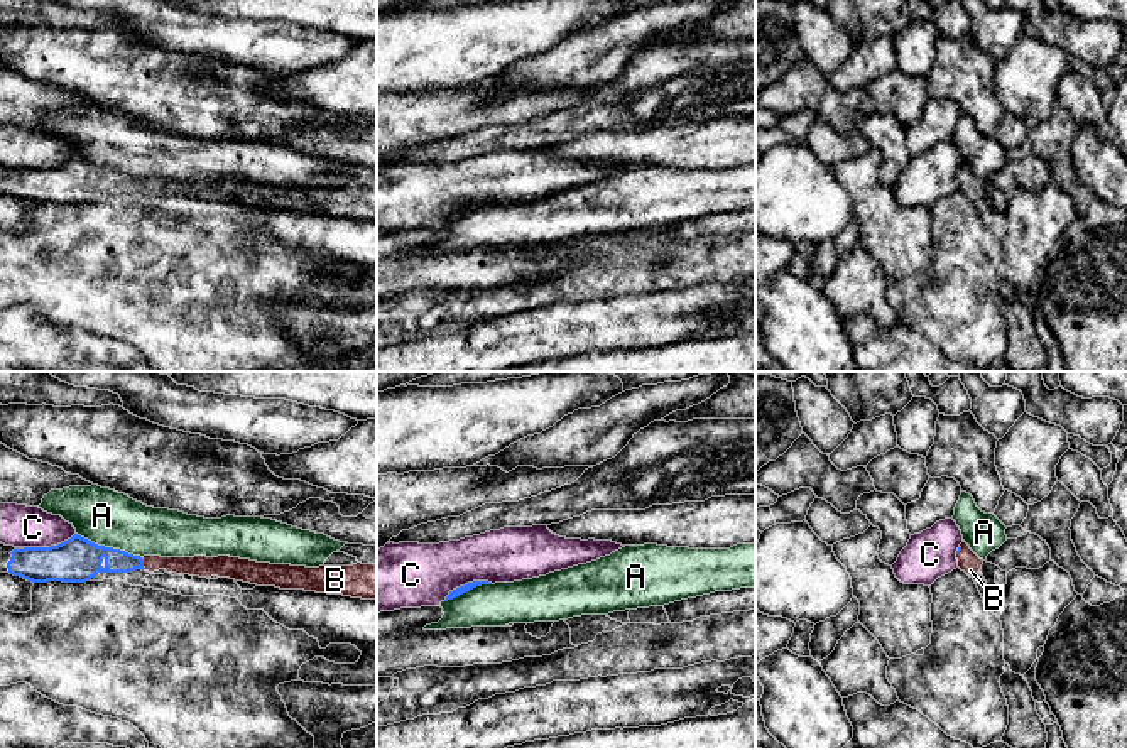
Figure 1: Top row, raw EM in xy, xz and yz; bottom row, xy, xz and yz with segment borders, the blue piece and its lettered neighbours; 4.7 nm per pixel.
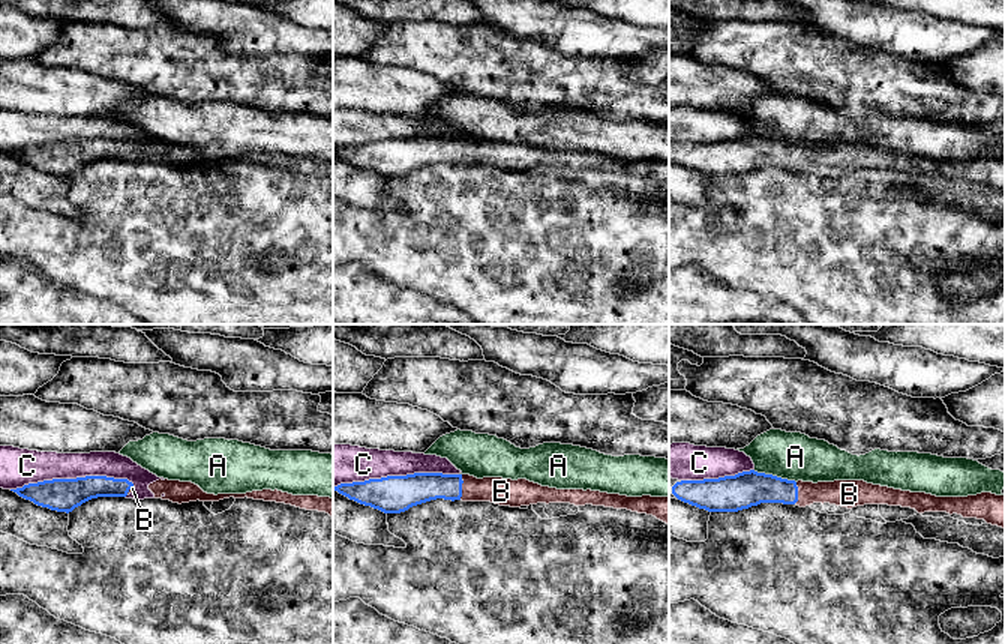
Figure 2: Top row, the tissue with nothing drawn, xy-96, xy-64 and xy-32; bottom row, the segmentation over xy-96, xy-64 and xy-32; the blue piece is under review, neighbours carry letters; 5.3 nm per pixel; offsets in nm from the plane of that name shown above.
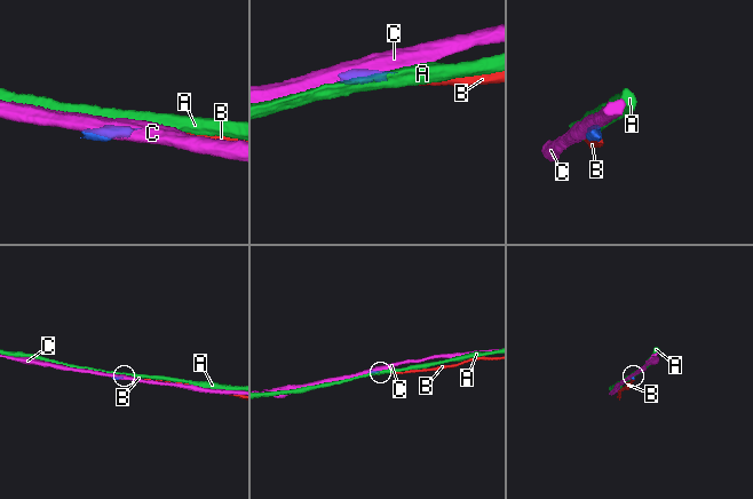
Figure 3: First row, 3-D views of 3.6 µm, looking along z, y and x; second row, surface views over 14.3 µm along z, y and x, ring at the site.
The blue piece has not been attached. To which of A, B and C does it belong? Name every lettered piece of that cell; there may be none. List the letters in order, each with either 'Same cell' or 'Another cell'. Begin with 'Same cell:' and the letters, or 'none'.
Same cell: B
A: Another cell
B: Same cell
C: Another cell

